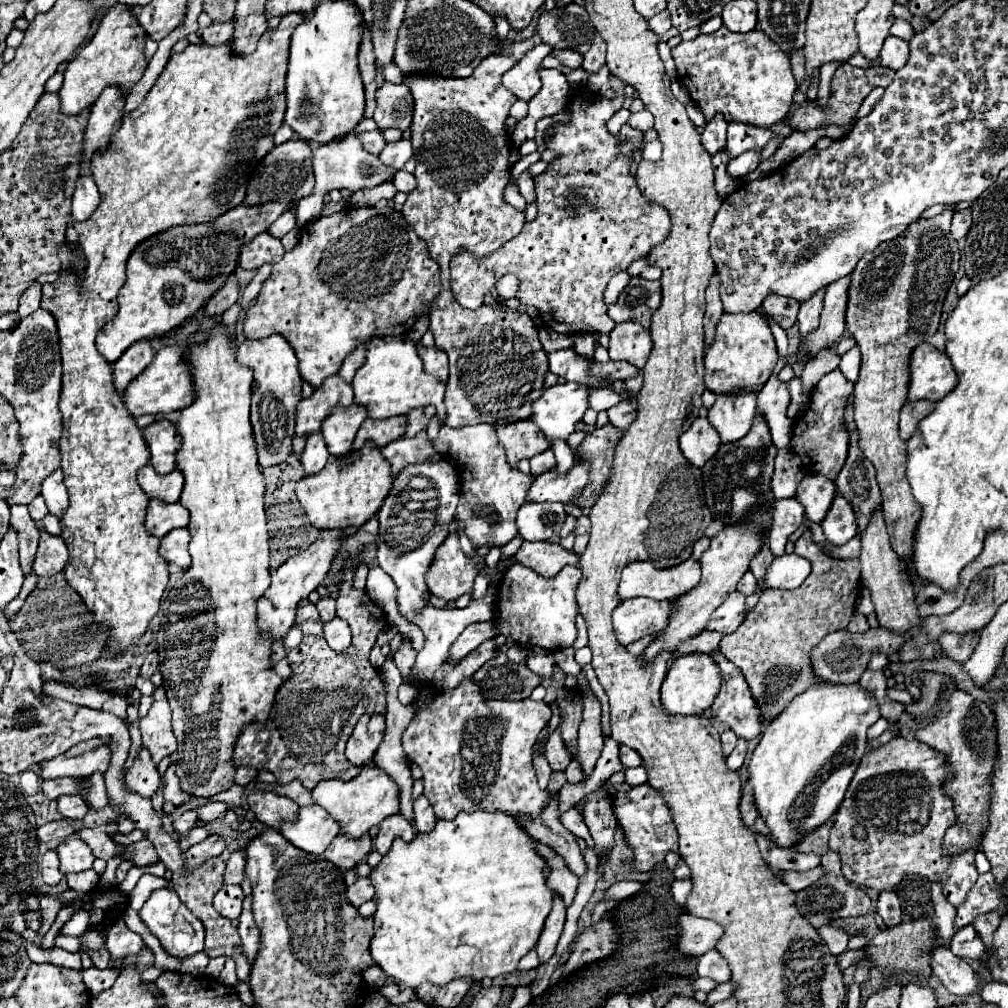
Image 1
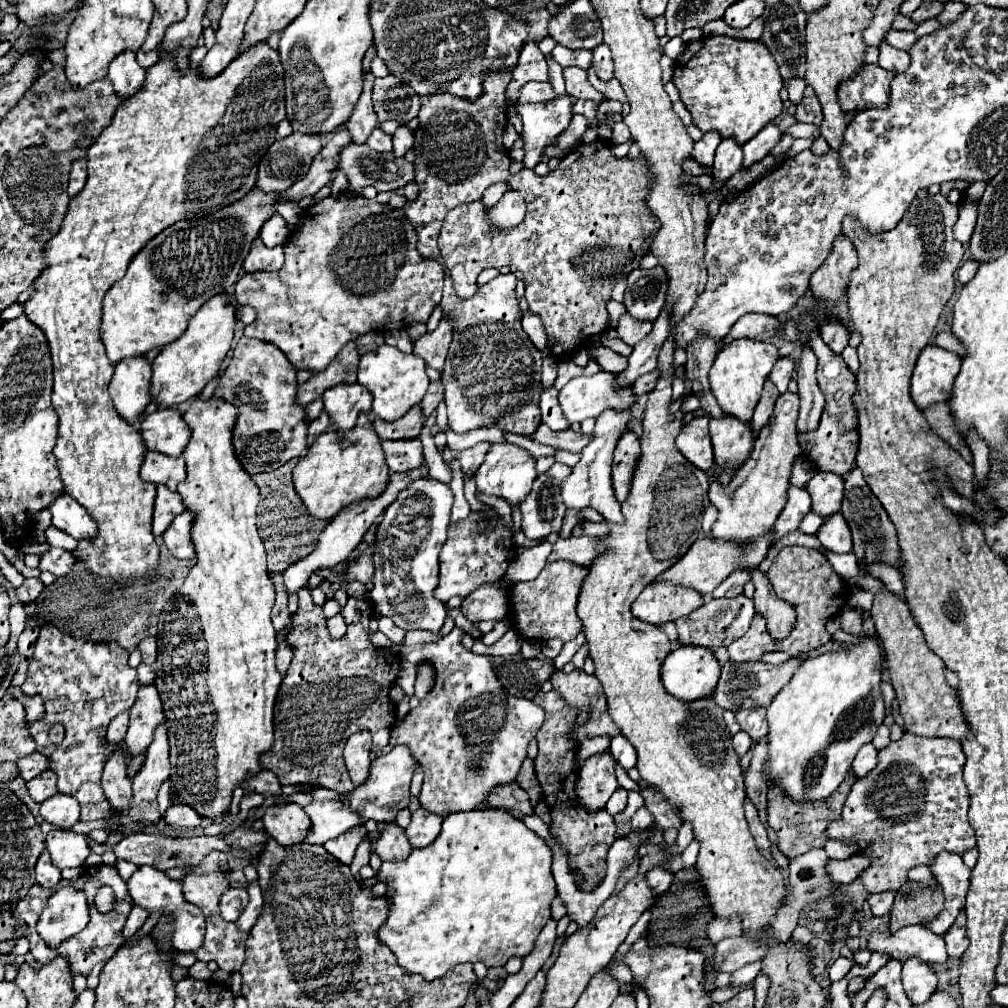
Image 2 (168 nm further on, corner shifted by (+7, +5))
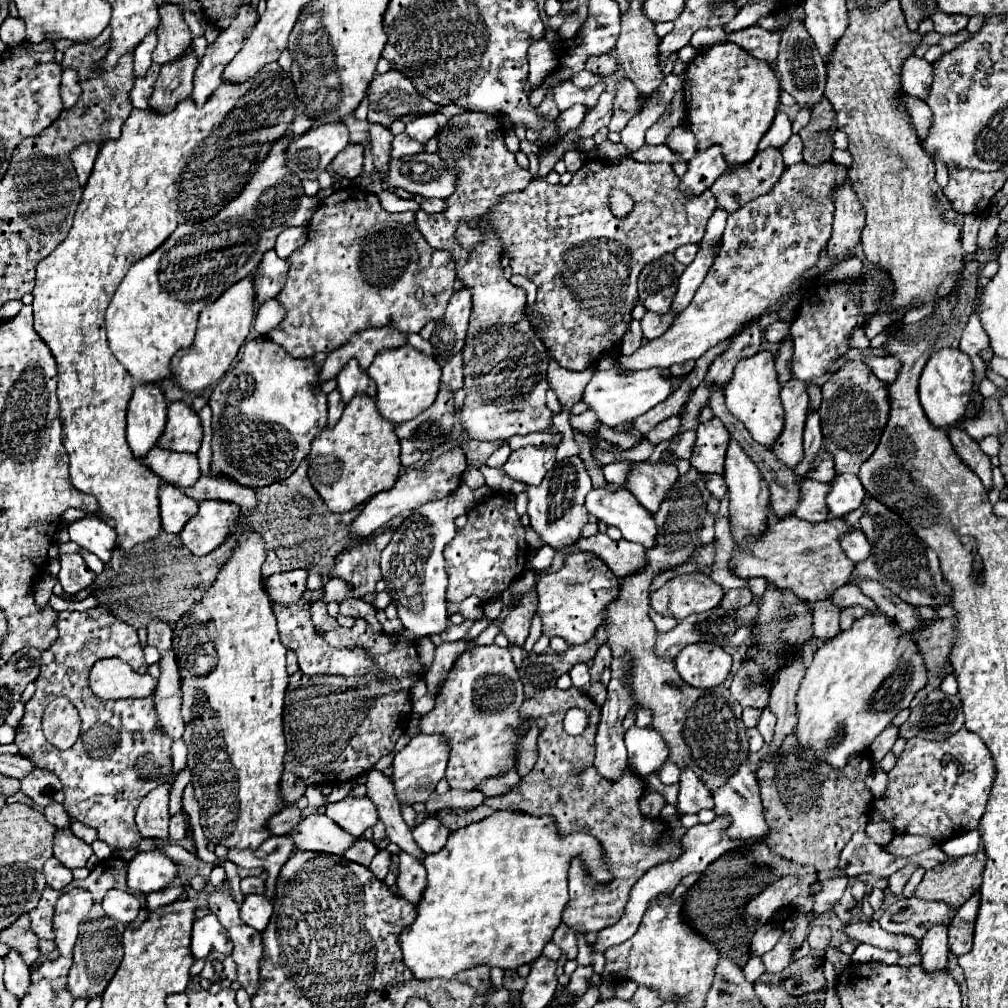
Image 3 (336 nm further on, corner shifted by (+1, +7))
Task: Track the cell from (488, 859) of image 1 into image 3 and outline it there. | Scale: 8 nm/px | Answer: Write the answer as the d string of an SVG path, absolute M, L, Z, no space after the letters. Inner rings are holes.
M506 810L506 812L494 812L492 816L476 822L476 824L470 824L466 828L460 828L460 830L452 832L448 842L446 842L446 846L438 854L428 854L424 858L424 862L422 862L424 868L428 870L428 886L424 890L424 896L422 896L420 904L418 904L418 918L414 920L412 926L408 926L408 930L404 930L400 934L400 946L402 946L402 952L404 952L404 964L412 970L412 974L418 980L452 978L460 970L466 970L466 968L472 968L472 966L480 966L480 964L498 966L502 970L516 970L522 964L532 964L536 958L542 956L542 948L552 940L554 930L562 922L562 910L568 904L568 868L570 868L570 862L574 858L584 862L586 870L592 874L596 884L604 884L606 886L608 880L612 880L610 866L602 860L604 858L604 848L600 846L600 840L596 840L596 838L592 838L592 834L584 834L584 832L562 836L556 830L556 820L552 816L530 816L530 814Z

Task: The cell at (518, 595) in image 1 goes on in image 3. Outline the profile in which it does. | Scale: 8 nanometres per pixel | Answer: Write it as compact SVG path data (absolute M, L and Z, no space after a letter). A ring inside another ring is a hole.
M574 552L566 558L560 572L544 574L538 578L538 614L542 618L542 632L550 638L560 636L570 646L584 644L594 638L596 628L604 622L604 610L618 598L620 578L608 570L608 566L596 558L596 554Z

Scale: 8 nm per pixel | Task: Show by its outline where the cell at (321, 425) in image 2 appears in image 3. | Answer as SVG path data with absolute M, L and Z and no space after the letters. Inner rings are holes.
M336 388L328 394L328 426L334 426L340 420L342 410L344 410L344 402L342 402L340 392Z

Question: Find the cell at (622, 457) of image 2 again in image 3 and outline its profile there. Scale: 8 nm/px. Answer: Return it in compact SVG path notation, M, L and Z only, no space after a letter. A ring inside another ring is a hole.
M640 462L634 464L626 480L626 488L638 498L638 502L646 510L654 514L656 510L660 510L660 502L668 498L668 490L676 484L678 476L680 474L674 464Z

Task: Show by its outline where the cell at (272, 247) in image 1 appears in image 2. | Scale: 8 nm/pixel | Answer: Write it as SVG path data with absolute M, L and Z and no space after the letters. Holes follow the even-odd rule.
M254 240L250 246L250 252L242 264L246 272L256 272L256 270L280 270L284 264L284 252L282 246L278 248L266 248L262 240Z

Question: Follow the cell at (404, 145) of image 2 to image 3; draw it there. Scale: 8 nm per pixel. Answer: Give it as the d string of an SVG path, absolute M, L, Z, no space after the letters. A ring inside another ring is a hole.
M428 114L424 118L416 118L416 120L412 120L412 122L406 124L406 134L410 138L422 142L422 144L428 142L430 138L434 138L438 132L440 132L440 126L436 124L436 120L434 120L432 114Z

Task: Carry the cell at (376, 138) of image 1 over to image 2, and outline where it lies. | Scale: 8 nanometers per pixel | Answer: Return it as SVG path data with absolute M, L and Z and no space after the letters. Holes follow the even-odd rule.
M374 128L374 132L370 134L370 140L366 140L366 144L376 152L390 152L392 150L392 136L384 134L380 128Z

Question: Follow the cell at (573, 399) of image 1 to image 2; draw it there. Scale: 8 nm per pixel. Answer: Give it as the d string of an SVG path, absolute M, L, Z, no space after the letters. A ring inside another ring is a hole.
M598 372L588 378L572 378L558 392L558 400L562 414L570 424L596 418L604 408L622 410L634 404L630 386L614 392L614 376L610 372Z

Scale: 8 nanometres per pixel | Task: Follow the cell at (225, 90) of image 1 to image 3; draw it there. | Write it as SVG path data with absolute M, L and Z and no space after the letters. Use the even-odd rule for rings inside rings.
M272 62L272 64L264 66L264 70L260 70L252 80L248 80L244 84L230 84L230 82L220 84L220 88L216 88L214 94L208 98L208 102L204 106L200 106L200 108L192 102L192 98L188 98L188 100L180 102L170 114L158 114L158 112L154 112L150 108L148 110L132 110L130 118L122 126L122 136L118 140L108 140L108 142L102 144L102 148L98 152L98 158L96 158L96 164L94 164L94 170L92 170L92 174L90 174L90 178L88 178L88 182L84 186L82 202L76 208L74 224L72 224L66 240L48 258L40 260L38 266L36 266L36 286L32 290L32 296L34 296L34 328L36 328L38 336L50 346L50 350L52 350L52 354L56 358L56 364L58 364L58 402L60 402L60 420L62 420L62 430L64 430L62 442L64 442L64 448L68 450L68 456L70 456L70 480L80 492L96 496L96 500L100 504L100 512L108 514L116 522L118 548L122 548L122 550L130 550L132 546L142 544L142 542L146 542L150 538L156 538L160 534L160 530L162 530L160 512L158 512L160 510L158 508L160 476L152 474L144 462L138 462L132 456L132 450L130 450L130 446L126 442L126 412L128 412L128 402L132 398L132 390L136 386L136 380L130 374L126 374L124 366L114 358L114 354L112 354L112 350L108 346L106 328L104 328L104 312L108 308L108 302L112 300L112 294L116 292L116 288L120 286L122 278L126 276L126 272L130 270L130 266L134 262L138 262L140 258L146 258L148 254L152 254L152 250L156 250L180 224L196 224L200 220L212 218L230 200L234 200L242 192L246 182L256 172L256 168L264 162L272 140L278 140L284 134L284 130L290 126L290 122L294 120L294 100L296 100L296 94L294 94L292 78L276 62Z

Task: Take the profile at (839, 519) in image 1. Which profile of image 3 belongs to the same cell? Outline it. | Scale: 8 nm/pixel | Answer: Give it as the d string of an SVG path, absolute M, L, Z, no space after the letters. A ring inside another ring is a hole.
M854 530L854 532L846 534L840 540L840 544L842 544L842 550L846 552L846 556L854 562L866 560L870 556L870 550L872 550L872 546L870 546L870 542L868 542L868 538L864 536L862 530Z

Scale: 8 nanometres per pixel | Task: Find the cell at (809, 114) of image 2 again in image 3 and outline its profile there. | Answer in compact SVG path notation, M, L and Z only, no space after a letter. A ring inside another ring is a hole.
M824 98L812 110L810 124L800 130L800 138L804 142L804 162L808 162L808 166L820 166L820 162L832 160L832 134L836 130L836 112L832 110L832 104Z

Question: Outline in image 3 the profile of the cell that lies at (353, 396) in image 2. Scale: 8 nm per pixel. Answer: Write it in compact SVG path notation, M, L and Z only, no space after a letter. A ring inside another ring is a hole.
M356 360L348 362L348 366L344 366L344 370L340 370L338 390L342 394L344 404L348 404L356 392L368 392L370 388L372 388L372 380L368 378L368 374L364 370L360 370Z

